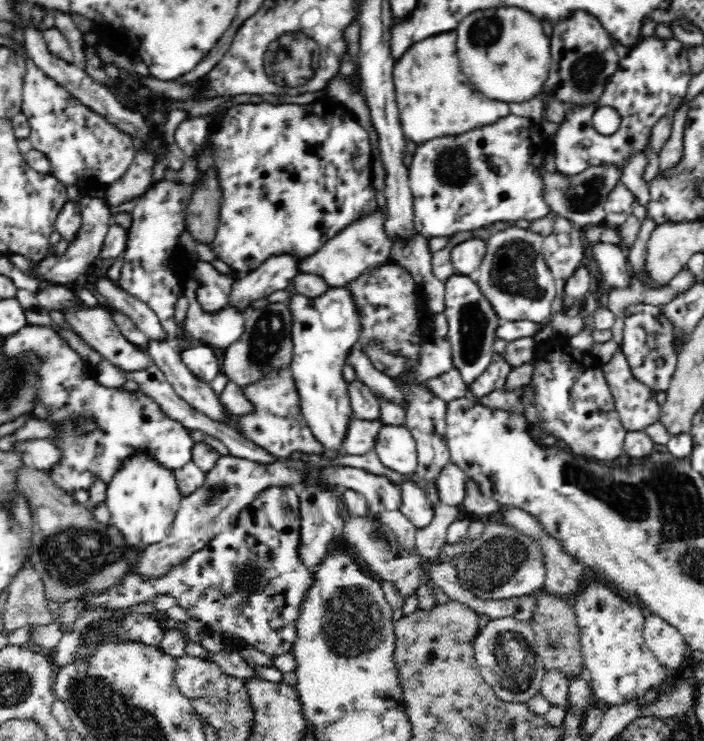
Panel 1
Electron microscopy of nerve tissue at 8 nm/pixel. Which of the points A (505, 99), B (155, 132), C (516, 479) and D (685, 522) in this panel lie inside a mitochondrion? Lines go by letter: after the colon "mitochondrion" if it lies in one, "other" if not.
A: other
B: other
C: other
D: mitochondrion

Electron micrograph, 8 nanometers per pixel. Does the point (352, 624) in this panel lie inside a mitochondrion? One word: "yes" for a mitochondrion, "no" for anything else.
yes

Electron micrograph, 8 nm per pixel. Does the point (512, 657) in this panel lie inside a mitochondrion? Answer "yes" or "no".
yes

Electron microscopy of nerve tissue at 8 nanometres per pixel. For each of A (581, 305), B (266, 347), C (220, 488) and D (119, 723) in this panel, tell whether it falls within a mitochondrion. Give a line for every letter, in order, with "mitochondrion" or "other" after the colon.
A: other
B: mitochondrion
C: mitochondrion
D: mitochondrion

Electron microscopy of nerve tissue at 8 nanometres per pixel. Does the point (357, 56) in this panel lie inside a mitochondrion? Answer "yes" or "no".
no

